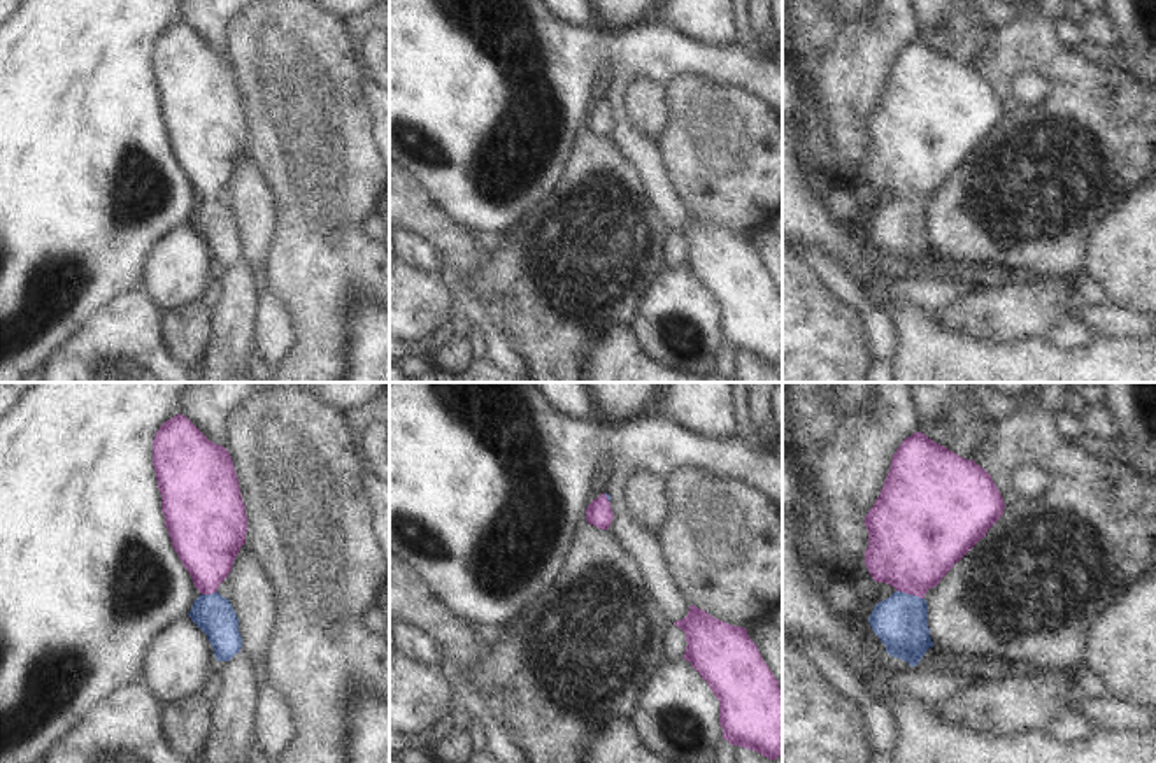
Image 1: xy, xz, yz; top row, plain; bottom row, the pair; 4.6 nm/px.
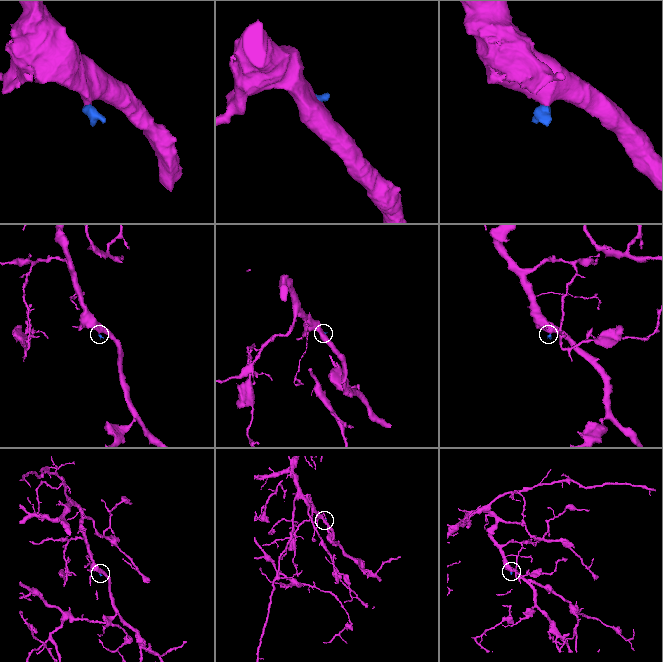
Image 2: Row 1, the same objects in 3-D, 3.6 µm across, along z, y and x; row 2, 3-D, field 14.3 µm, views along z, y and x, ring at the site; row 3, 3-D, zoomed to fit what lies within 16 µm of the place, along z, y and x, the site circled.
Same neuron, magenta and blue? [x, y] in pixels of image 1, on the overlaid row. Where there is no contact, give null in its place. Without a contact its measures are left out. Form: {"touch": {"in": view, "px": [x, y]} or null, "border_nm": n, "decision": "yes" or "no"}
{"touch": {"in": "yz", "px": [911, 593]}, "border_nm": 130, "decision": "yes"}

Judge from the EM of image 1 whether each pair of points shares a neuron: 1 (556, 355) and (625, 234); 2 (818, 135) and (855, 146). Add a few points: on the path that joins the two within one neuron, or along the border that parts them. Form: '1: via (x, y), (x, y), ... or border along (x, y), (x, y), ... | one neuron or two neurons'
1: via (556, 325), (556, 302), (595, 263) | one neuron
2: border along (818, 99), (837, 165) | two neurons

